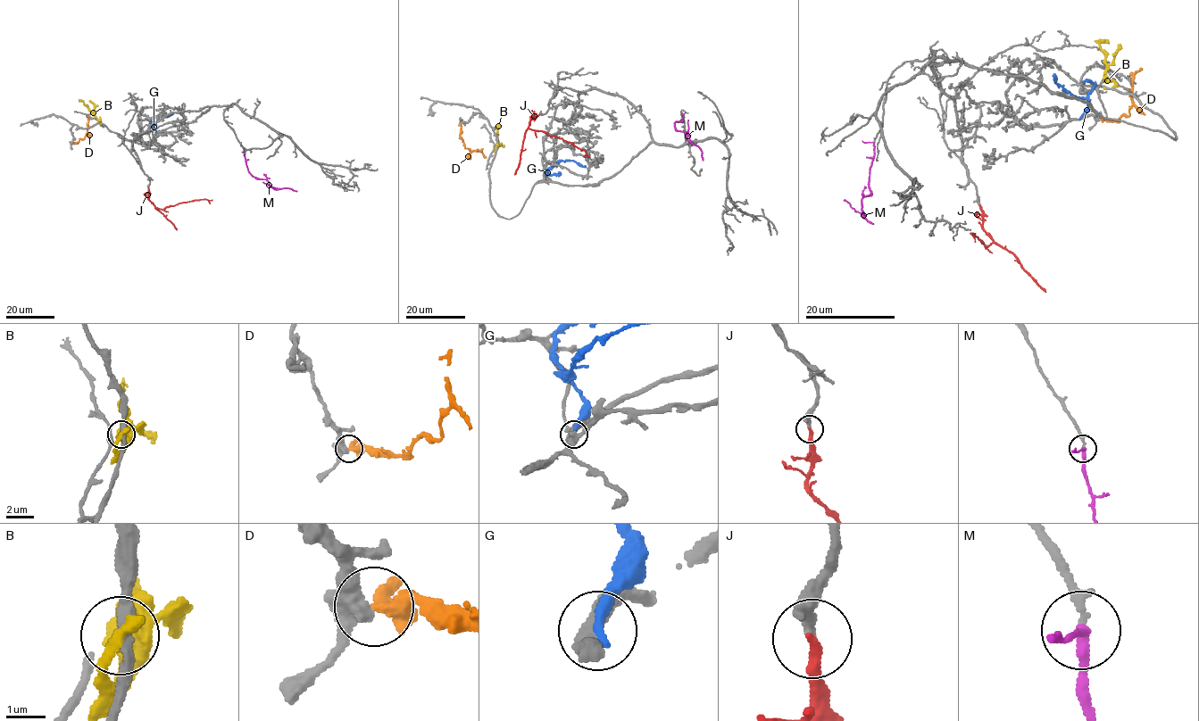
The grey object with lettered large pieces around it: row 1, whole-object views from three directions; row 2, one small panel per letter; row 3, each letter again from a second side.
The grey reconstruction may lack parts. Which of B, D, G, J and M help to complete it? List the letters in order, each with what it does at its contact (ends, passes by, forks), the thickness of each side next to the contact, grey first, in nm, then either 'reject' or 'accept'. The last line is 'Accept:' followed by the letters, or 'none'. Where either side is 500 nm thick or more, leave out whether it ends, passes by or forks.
B: it ends | 280/320 nm | reject
D: it passes by | 240/400 nm | reject
G: it ends | 360/280 nm | reject
J: it ends | 320/280 nm | accept
M: it passes by | 190/190 nm | accept
Accept: J, M

